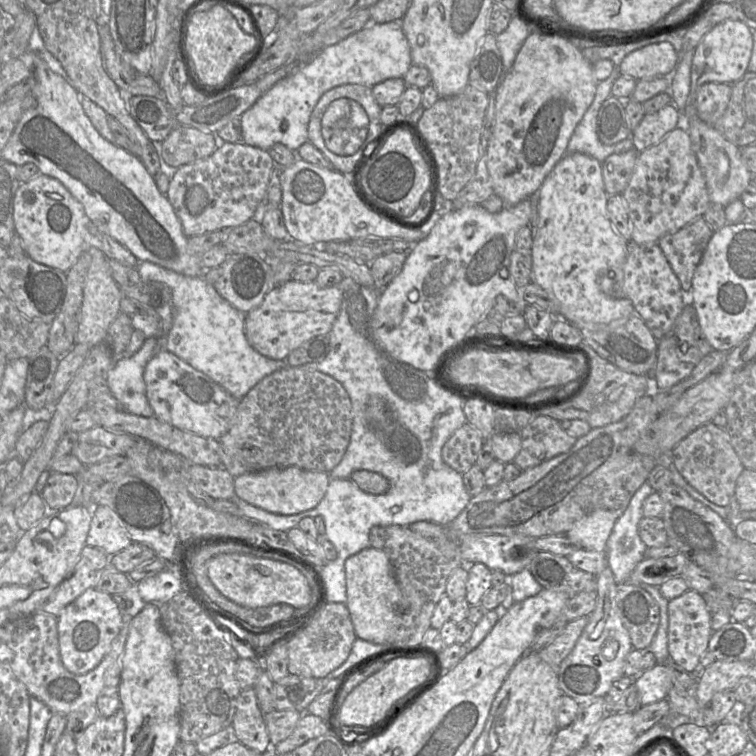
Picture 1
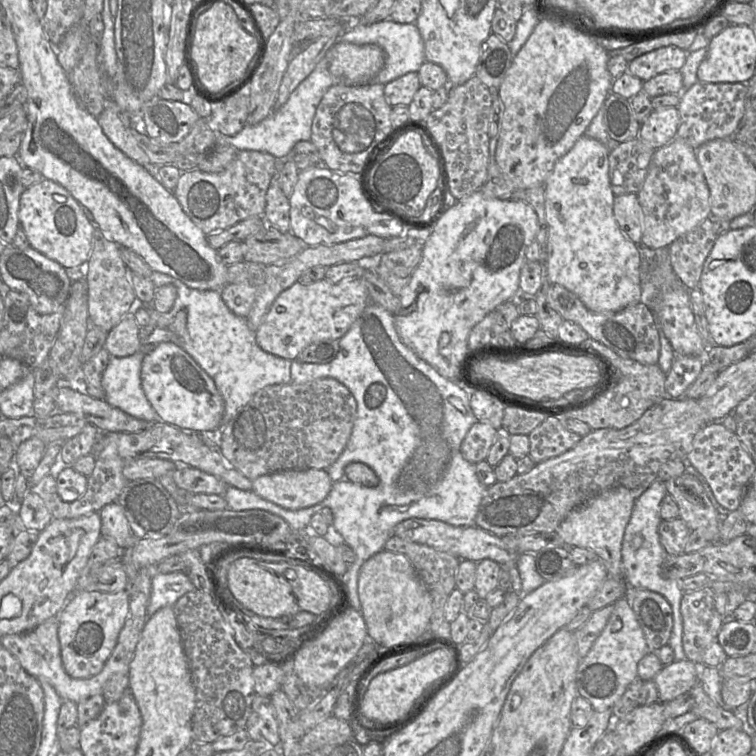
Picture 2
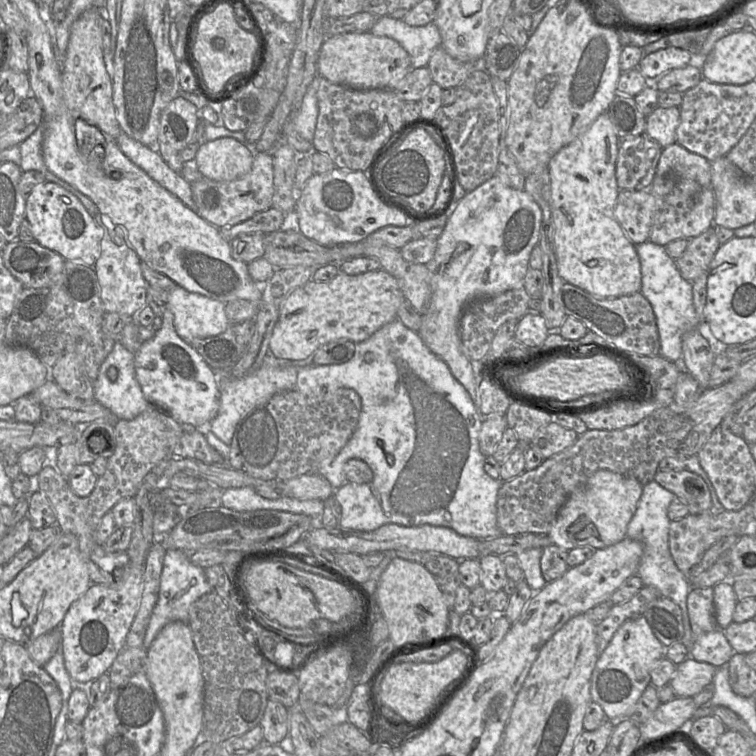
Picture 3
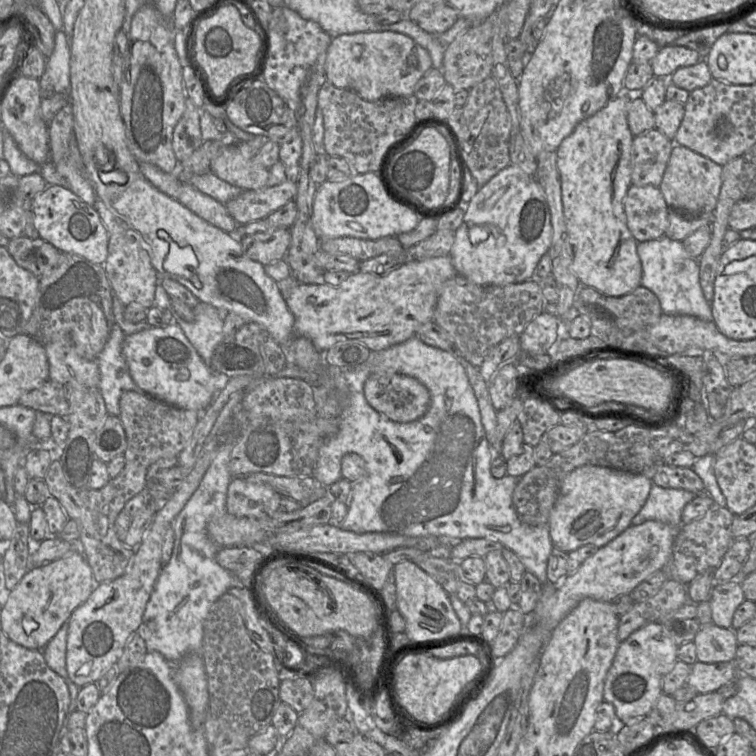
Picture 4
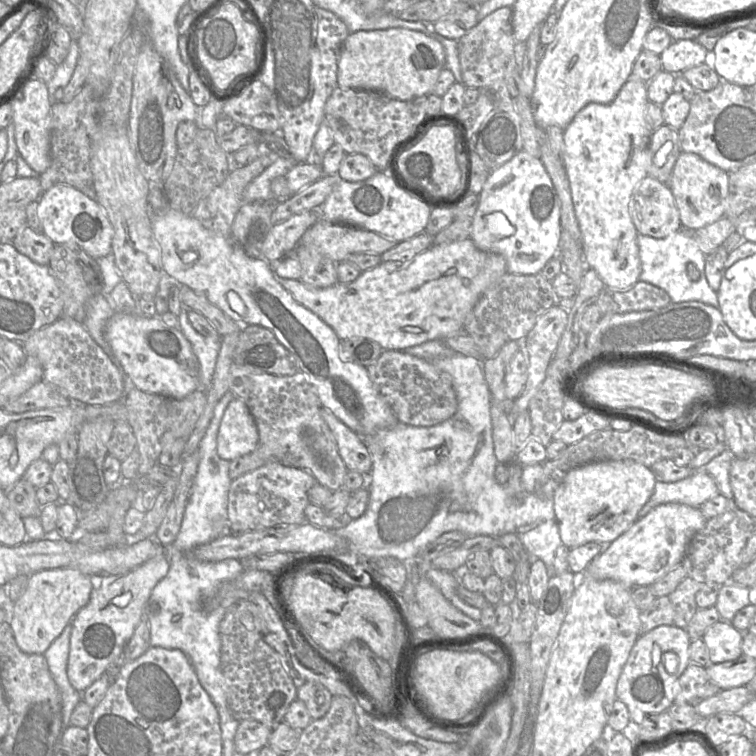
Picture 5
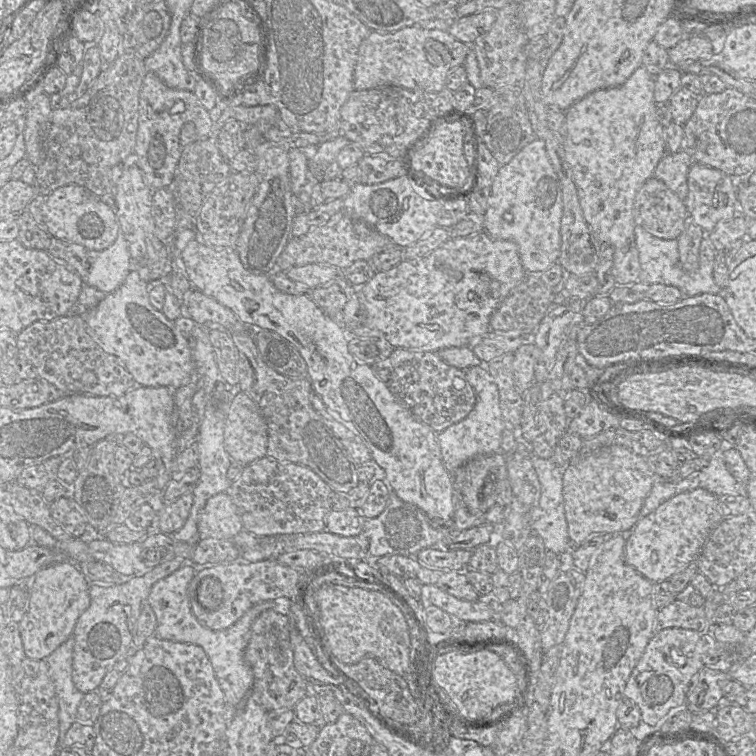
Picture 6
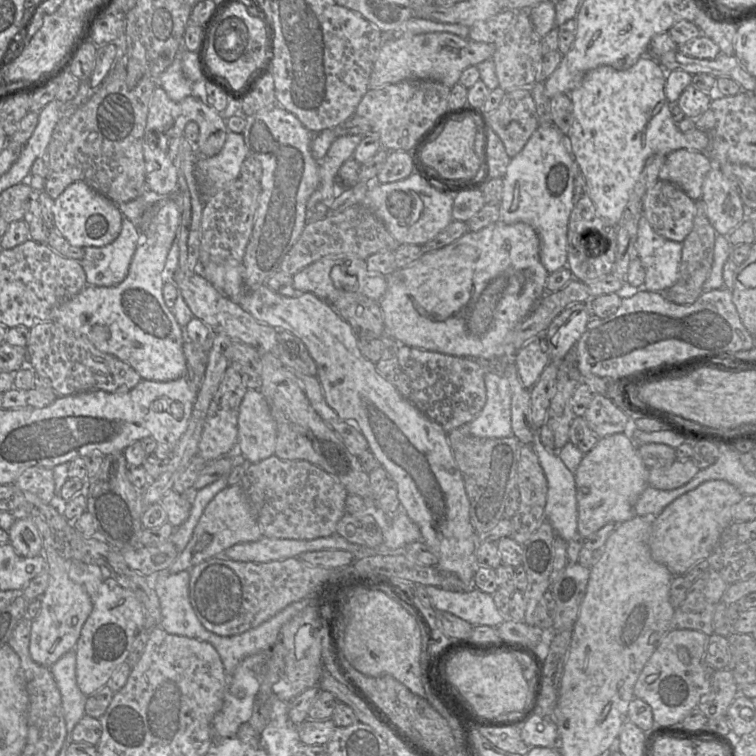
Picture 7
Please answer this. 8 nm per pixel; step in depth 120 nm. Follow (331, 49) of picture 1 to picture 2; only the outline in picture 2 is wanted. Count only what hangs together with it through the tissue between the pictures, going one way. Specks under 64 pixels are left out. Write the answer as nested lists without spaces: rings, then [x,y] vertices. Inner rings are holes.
[[[384,20],[374,24],[363,24],[354,21],[350,28],[345,28],[338,41],[357,45],[375,44],[384,50],[385,63],[374,78],[373,83],[385,85],[406,73],[418,72],[422,64],[426,61],[424,41],[415,23],[402,24],[392,20]],[[325,56],[312,73],[291,93],[283,106],[273,110],[268,117],[256,125],[246,124],[234,136],[226,136],[219,131],[214,131],[217,143],[227,143],[237,150],[265,152],[277,159],[287,158],[291,152],[294,152],[294,146],[298,142],[311,140],[312,123],[324,94],[330,87],[341,84],[341,80],[330,73],[329,62]]]

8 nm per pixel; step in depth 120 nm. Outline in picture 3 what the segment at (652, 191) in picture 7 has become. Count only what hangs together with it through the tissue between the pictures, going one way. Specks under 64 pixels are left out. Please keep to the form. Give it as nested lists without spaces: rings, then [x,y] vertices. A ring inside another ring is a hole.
[[[620,190],[614,215],[626,236],[634,244],[649,241],[654,197],[647,190]]]

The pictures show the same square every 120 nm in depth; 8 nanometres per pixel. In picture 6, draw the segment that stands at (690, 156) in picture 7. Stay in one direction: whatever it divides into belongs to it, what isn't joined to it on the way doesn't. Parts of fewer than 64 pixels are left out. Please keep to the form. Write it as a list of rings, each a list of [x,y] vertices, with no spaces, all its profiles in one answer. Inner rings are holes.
[[[682,149],[666,153],[655,167],[653,175],[684,200],[688,194],[687,174],[692,163],[692,158]]]

